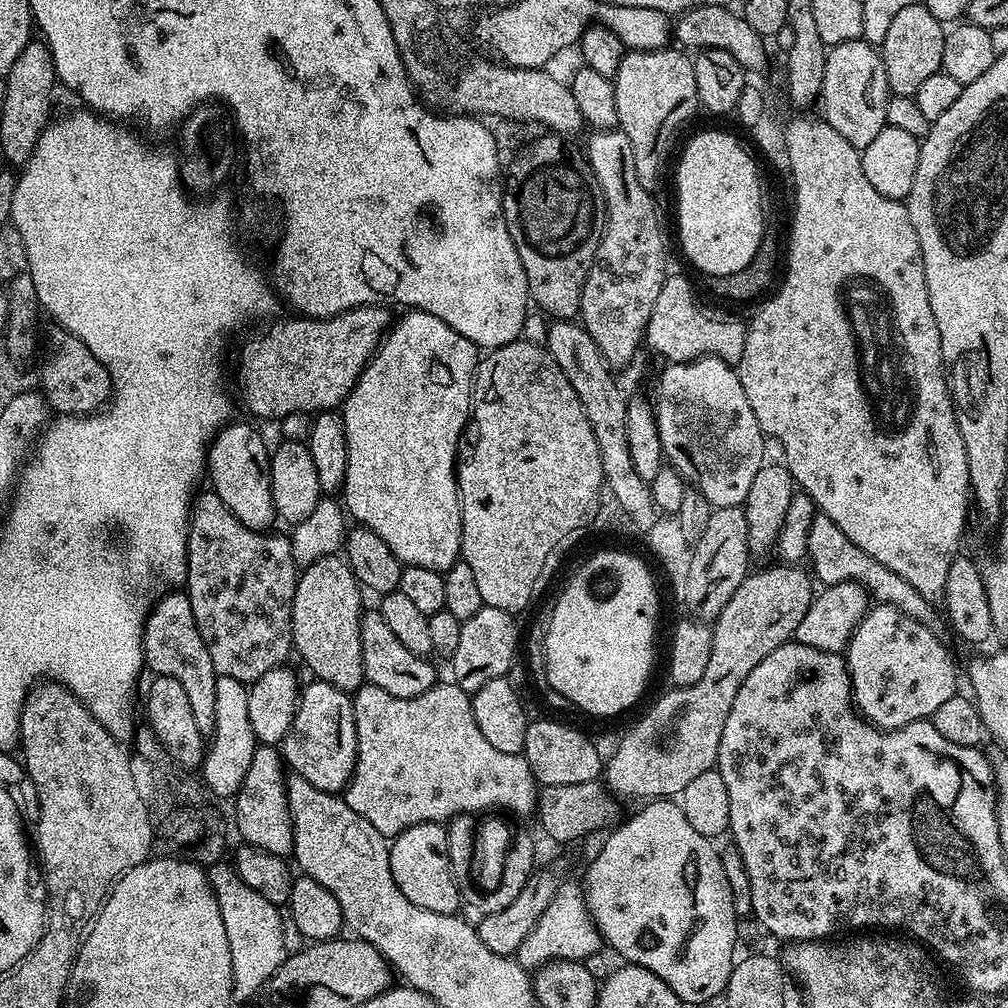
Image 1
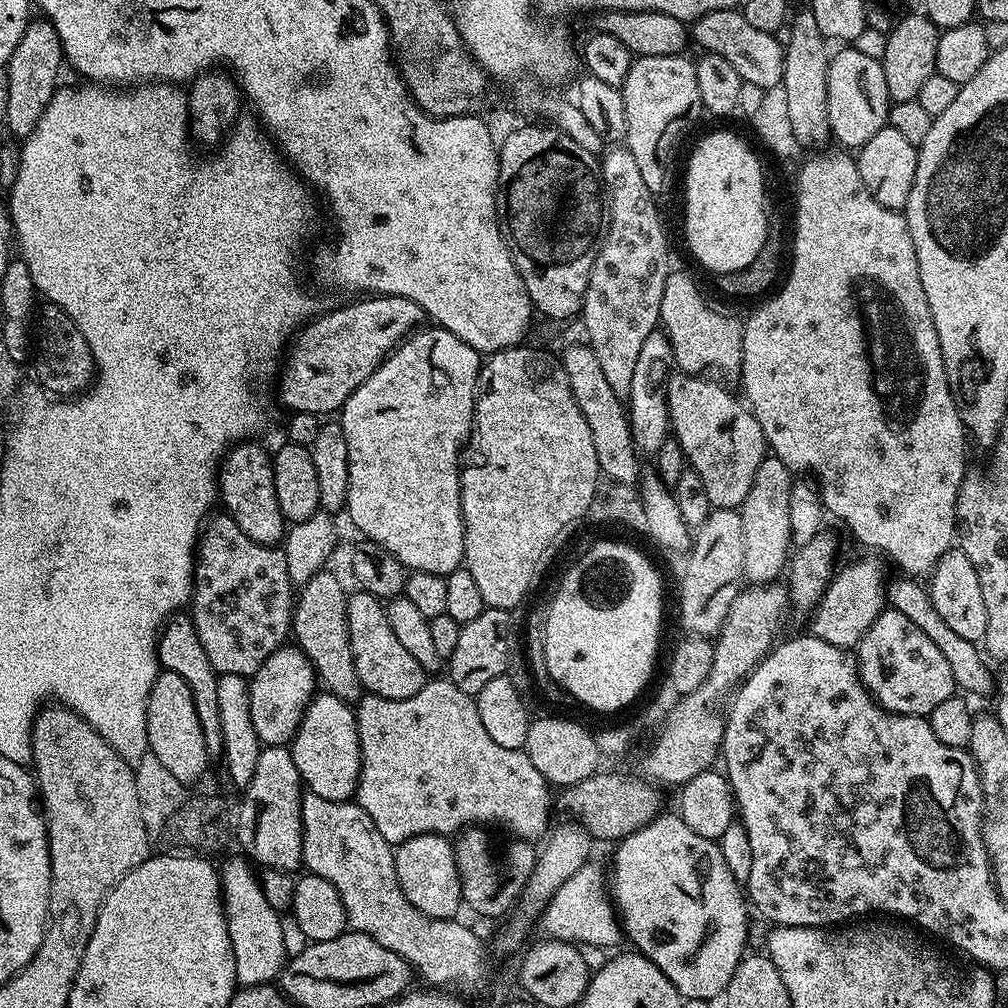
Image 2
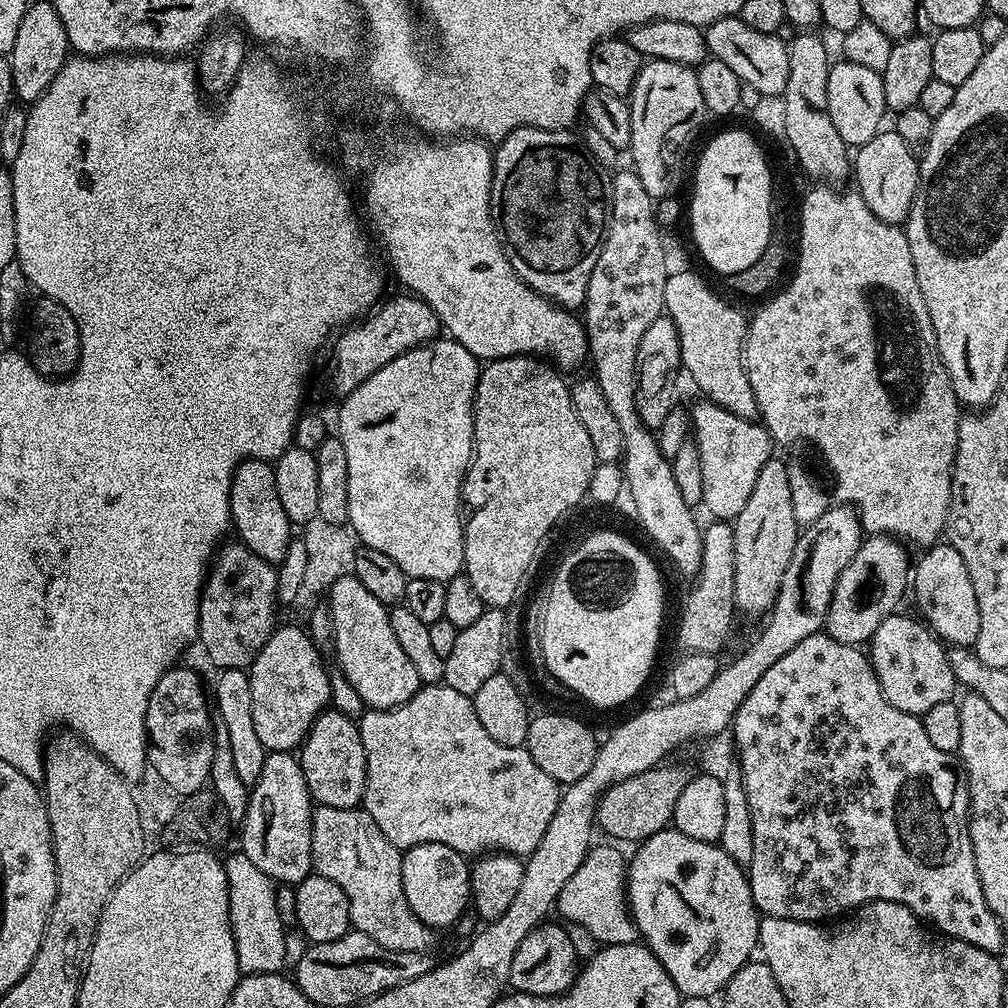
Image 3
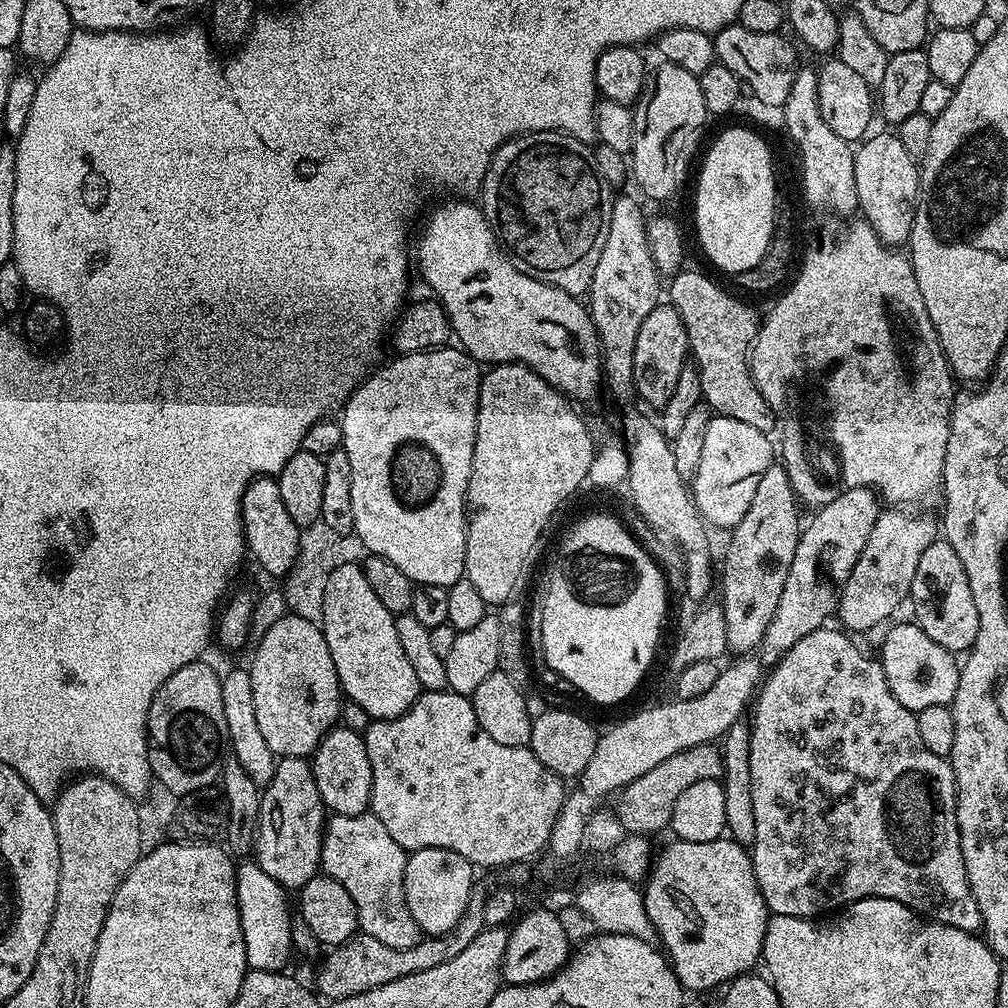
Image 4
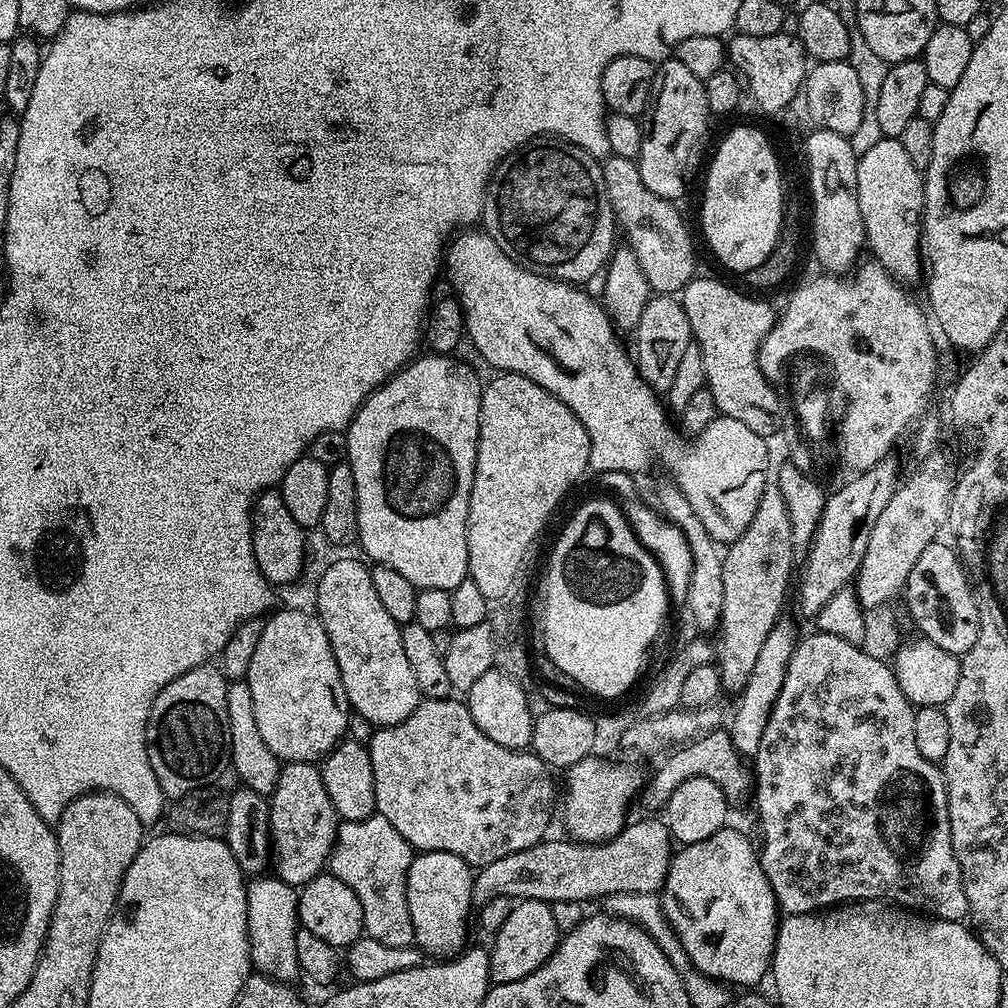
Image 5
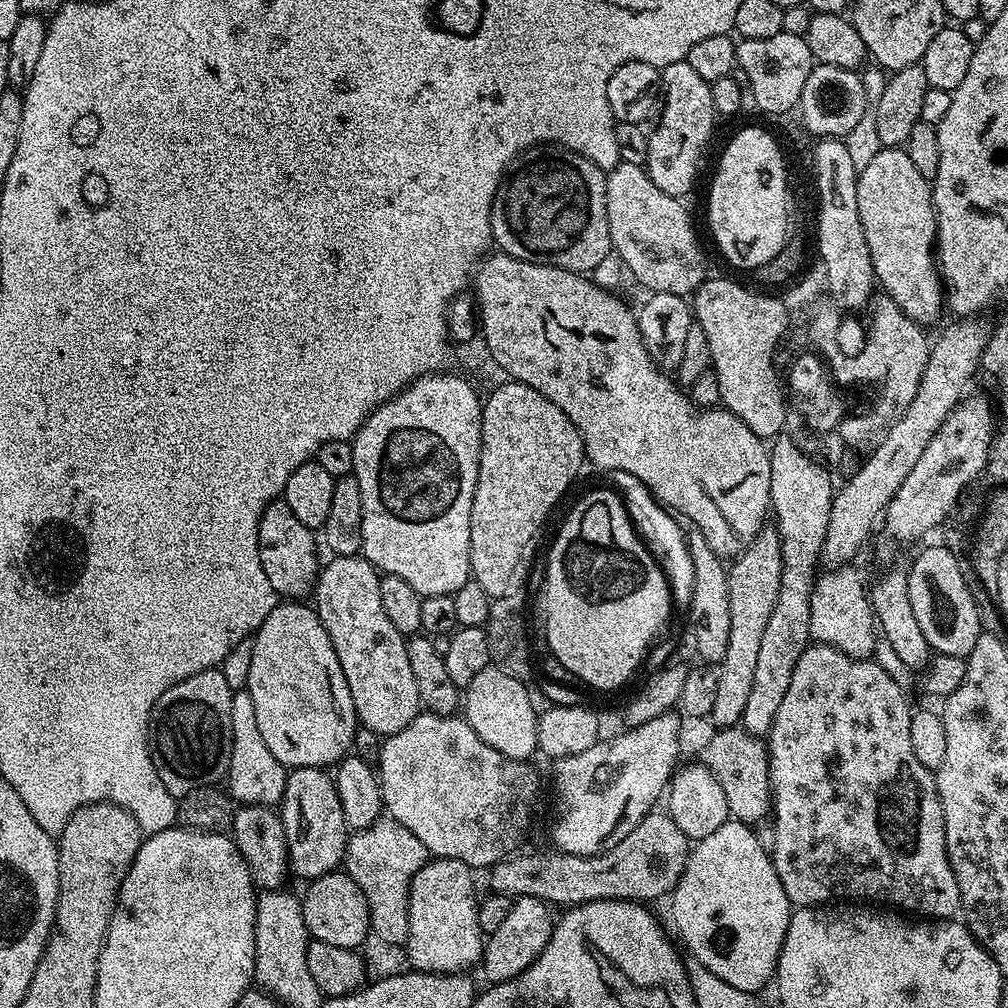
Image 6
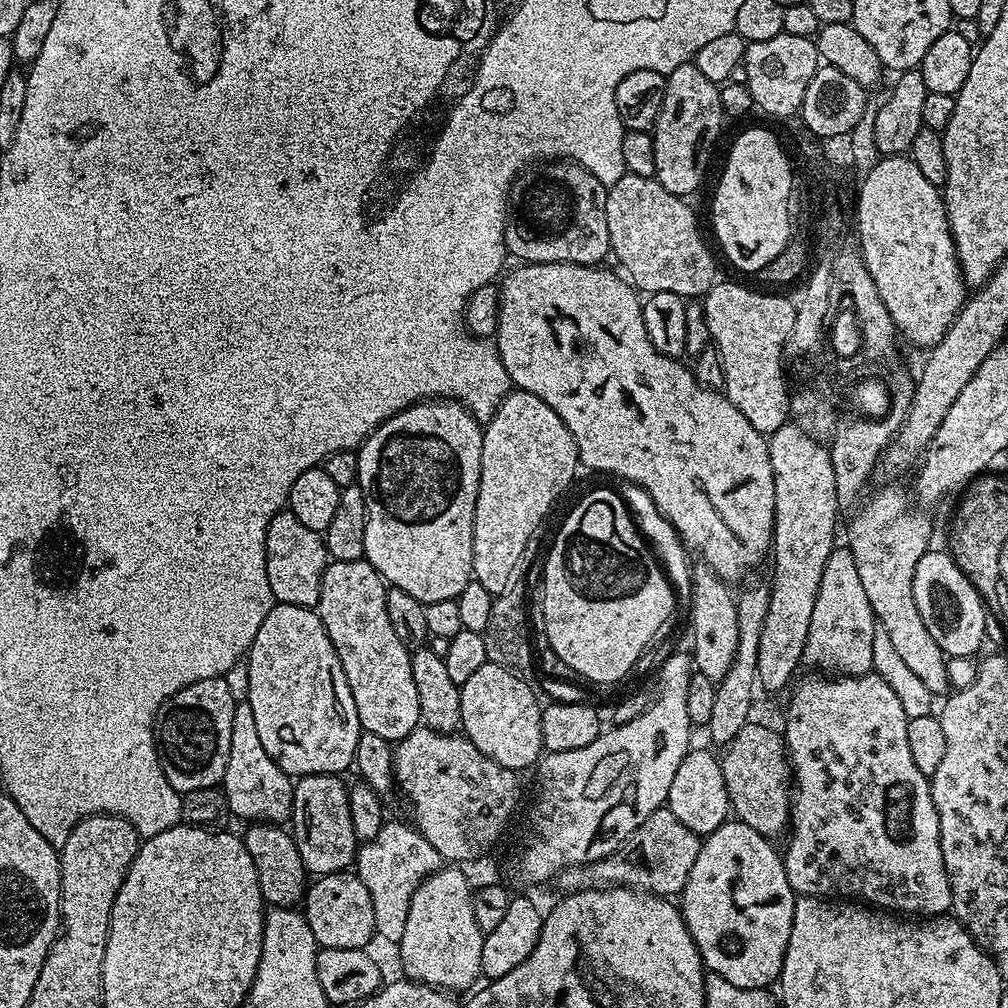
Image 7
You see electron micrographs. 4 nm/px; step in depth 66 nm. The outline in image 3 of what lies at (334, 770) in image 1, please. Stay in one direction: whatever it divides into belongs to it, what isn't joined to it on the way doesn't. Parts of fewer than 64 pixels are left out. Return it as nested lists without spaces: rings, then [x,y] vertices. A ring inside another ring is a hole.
[[[325,710],[312,724],[308,737],[298,749],[298,759],[306,786],[319,806],[338,806],[338,810],[359,808],[366,790],[366,750],[362,746],[357,721],[346,714]]]

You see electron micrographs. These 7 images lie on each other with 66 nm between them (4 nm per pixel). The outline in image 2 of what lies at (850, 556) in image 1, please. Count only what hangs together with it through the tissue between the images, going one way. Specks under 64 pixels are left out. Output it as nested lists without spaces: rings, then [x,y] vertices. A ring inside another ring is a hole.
[[[889,579],[887,581],[886,600],[890,607],[898,610],[898,614],[910,618],[910,622],[914,622],[914,626],[918,626],[918,630],[922,630],[926,634],[926,638],[930,638],[930,642],[934,642],[934,646],[938,646],[938,650],[942,650],[942,654],[950,666],[950,674],[954,674],[954,682],[961,693],[973,692],[976,696],[991,697],[994,692],[994,672],[992,676],[991,670],[984,665],[985,657],[982,655],[981,649],[973,641],[954,634],[954,630],[950,630],[950,626],[946,626],[946,622],[942,622],[938,610],[934,610],[927,587],[919,579],[900,579],[904,580]]]

